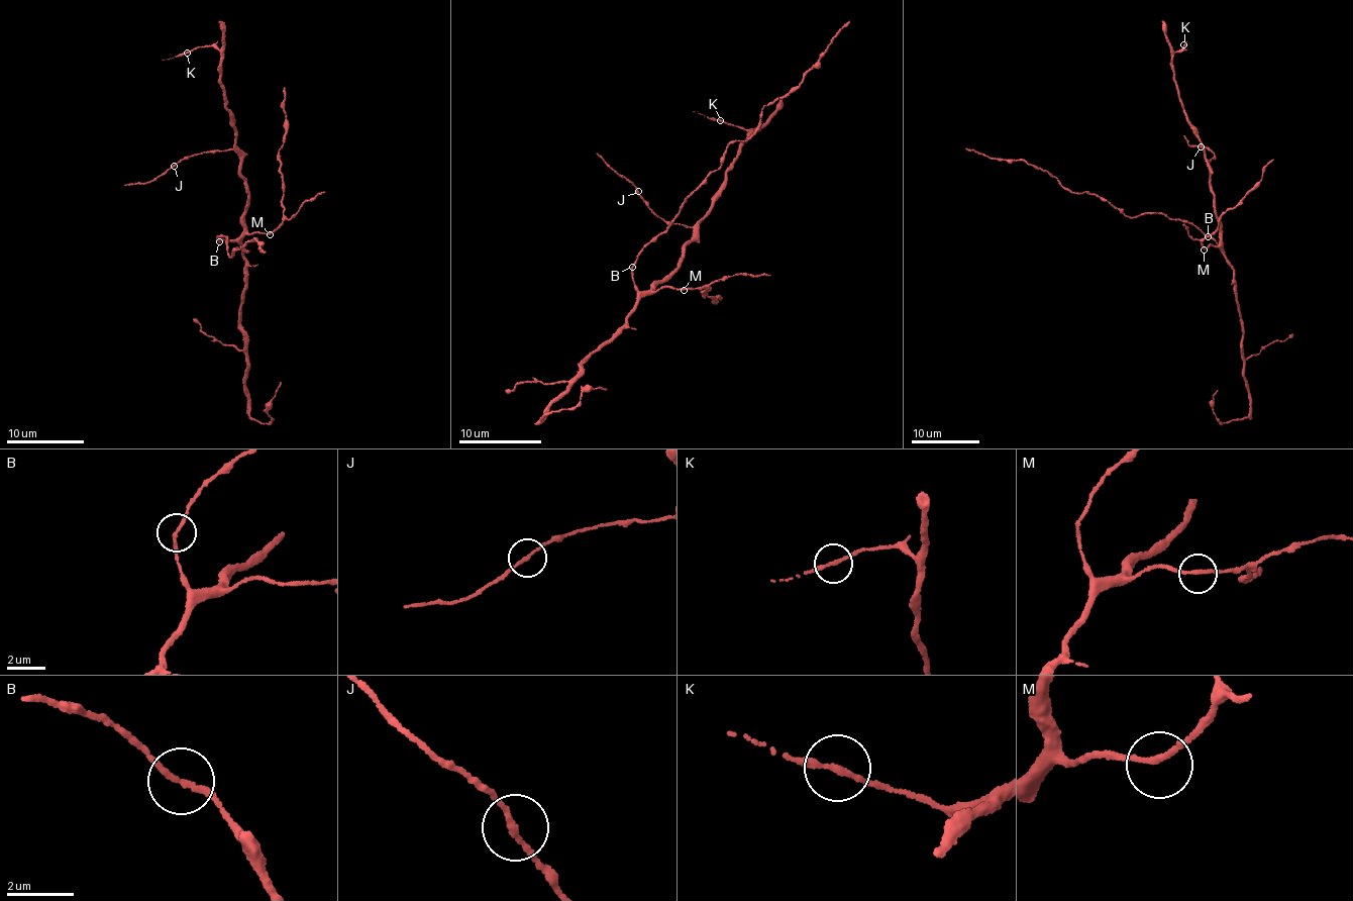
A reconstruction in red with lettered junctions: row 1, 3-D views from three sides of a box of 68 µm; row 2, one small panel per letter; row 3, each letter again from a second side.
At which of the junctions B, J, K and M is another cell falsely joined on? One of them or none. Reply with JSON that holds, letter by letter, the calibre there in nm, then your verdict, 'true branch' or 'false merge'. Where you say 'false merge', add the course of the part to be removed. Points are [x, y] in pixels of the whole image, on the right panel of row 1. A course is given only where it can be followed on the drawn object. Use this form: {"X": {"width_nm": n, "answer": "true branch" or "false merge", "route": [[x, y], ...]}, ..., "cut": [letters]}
{"B": {"width_nm": 170, "answer": "true branch"}, "J": {"width_nm": 160, "answer": "true branch"}, "K": {"width_nm": 180, "answer": "true branch"}, "M": {"width_nm": 170, "answer": "true branch"}, "cut": []}

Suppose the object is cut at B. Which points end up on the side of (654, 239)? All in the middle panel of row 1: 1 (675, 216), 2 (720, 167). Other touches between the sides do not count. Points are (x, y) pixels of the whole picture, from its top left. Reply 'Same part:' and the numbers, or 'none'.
Same part: 1, 2

